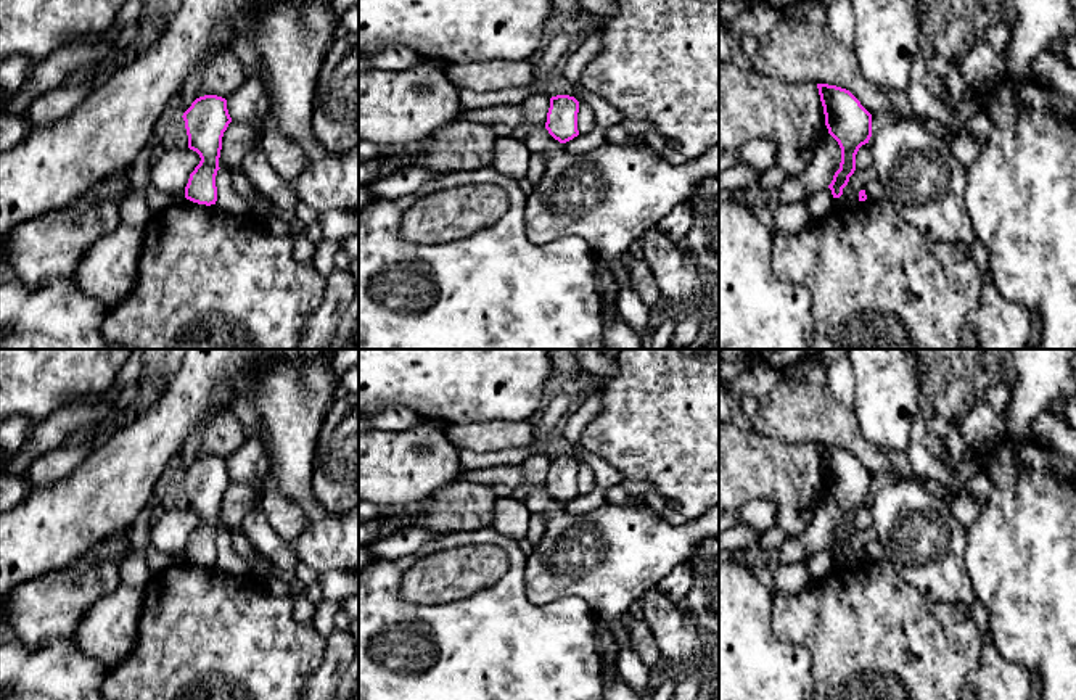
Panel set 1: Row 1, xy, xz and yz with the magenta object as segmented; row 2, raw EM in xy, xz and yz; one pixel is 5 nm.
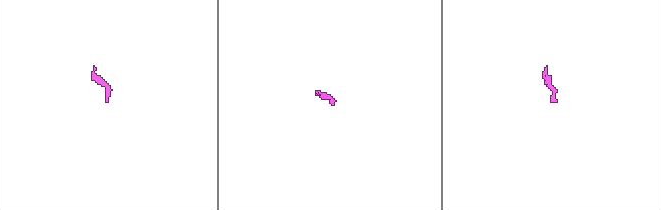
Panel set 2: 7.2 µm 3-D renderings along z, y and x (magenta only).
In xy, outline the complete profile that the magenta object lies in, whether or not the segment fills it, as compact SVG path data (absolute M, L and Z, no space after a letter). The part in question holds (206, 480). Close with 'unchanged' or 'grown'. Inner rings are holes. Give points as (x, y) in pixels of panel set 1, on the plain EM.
M217 455L199 457L182 478L188 496L188 509L201 518L199 525L190 534L185 558L198 565L216 565L216 536L220 529L222 497L232 483L227 460Z; unchanged

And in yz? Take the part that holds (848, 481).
M817 444L817 449L828 494L841 509L840 529L828 546L833 558L840 558L849 537L856 531L856 515L859 509L869 504L872 497L872 475L846 449L828 444Z; unchanged

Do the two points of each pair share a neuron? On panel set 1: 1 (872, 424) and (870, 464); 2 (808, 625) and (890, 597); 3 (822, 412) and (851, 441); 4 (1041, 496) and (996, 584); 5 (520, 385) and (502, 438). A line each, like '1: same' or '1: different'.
1: different
2: same
3: same
4: same
5: different

